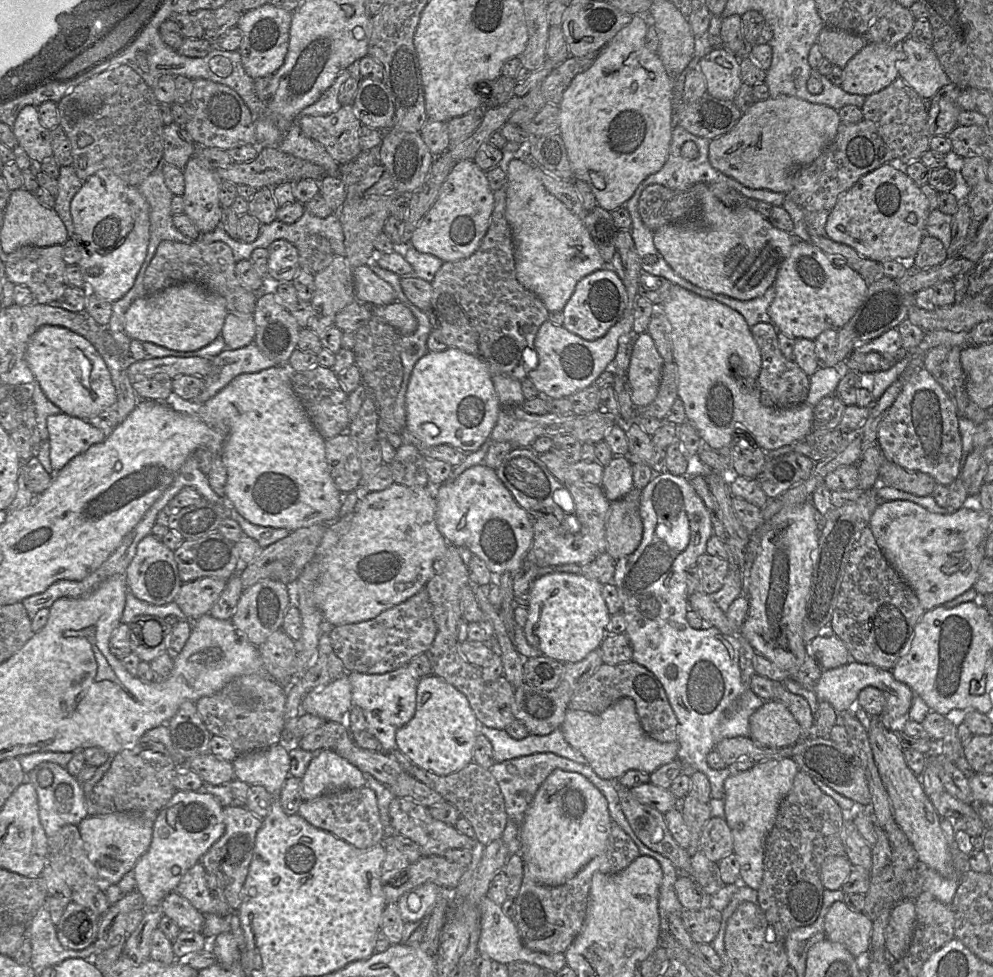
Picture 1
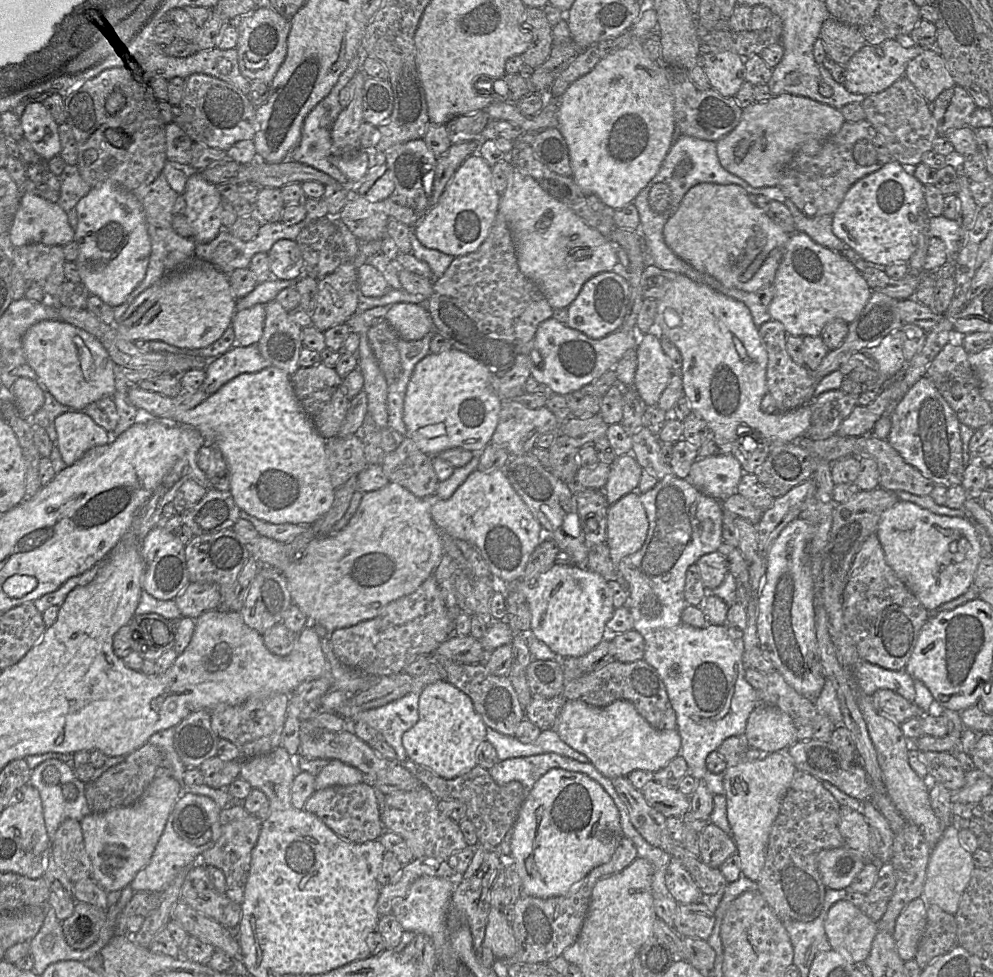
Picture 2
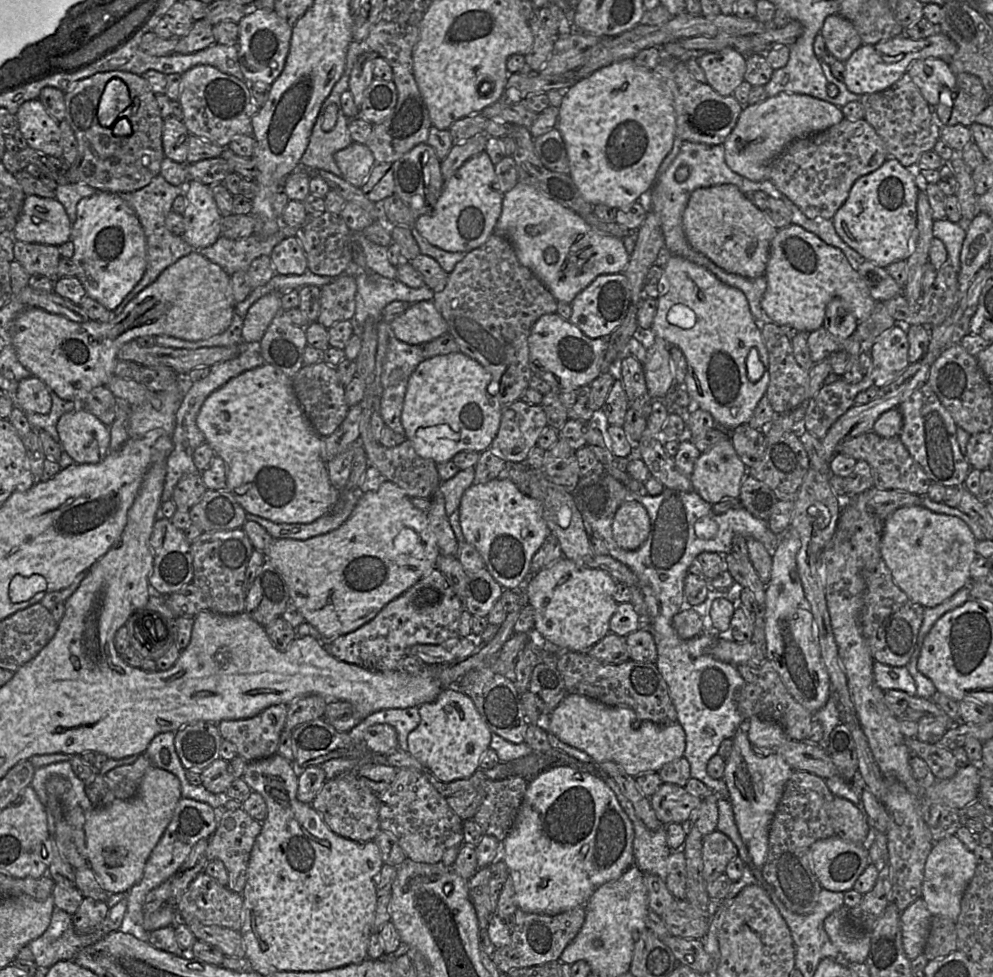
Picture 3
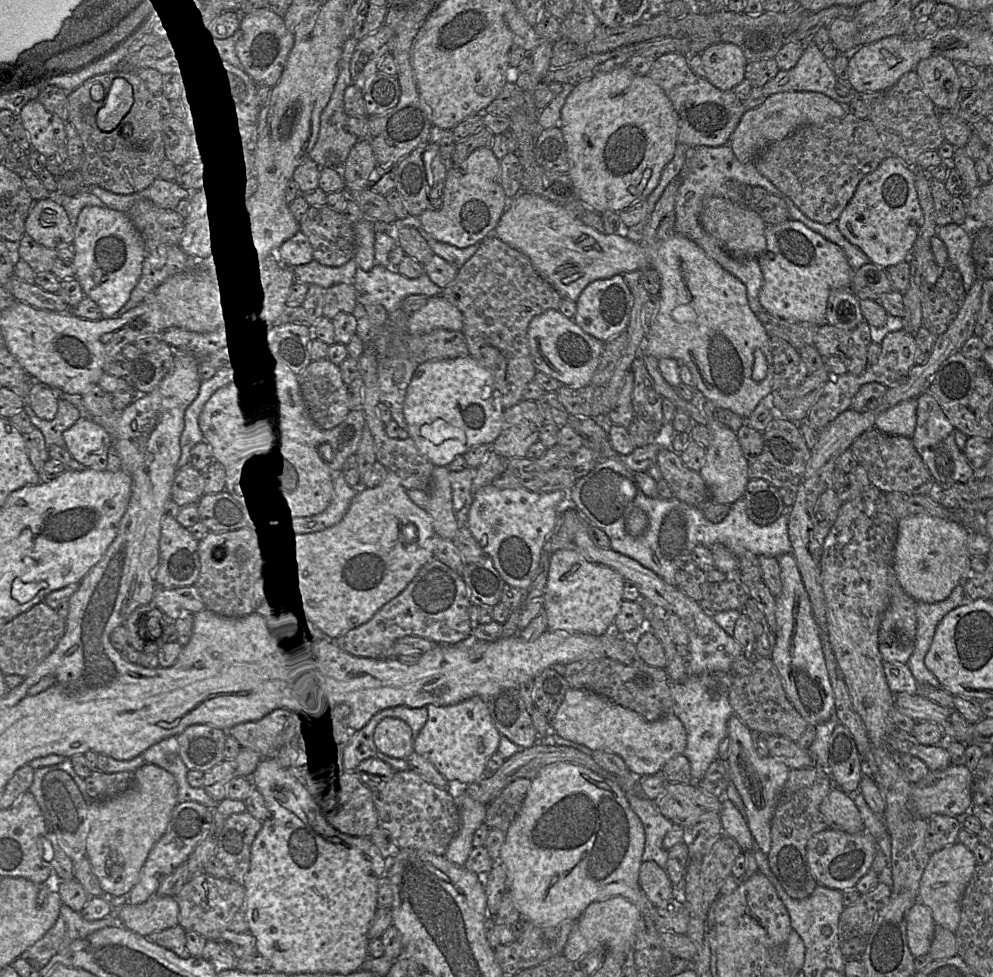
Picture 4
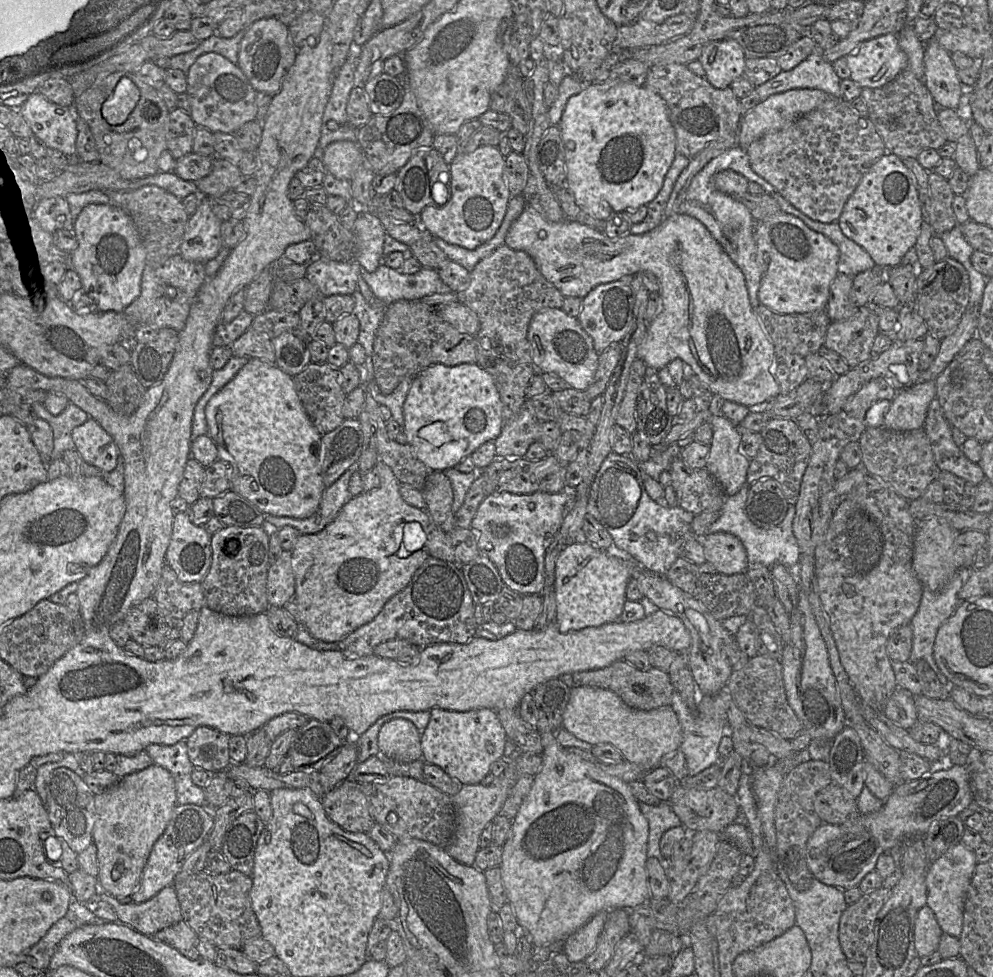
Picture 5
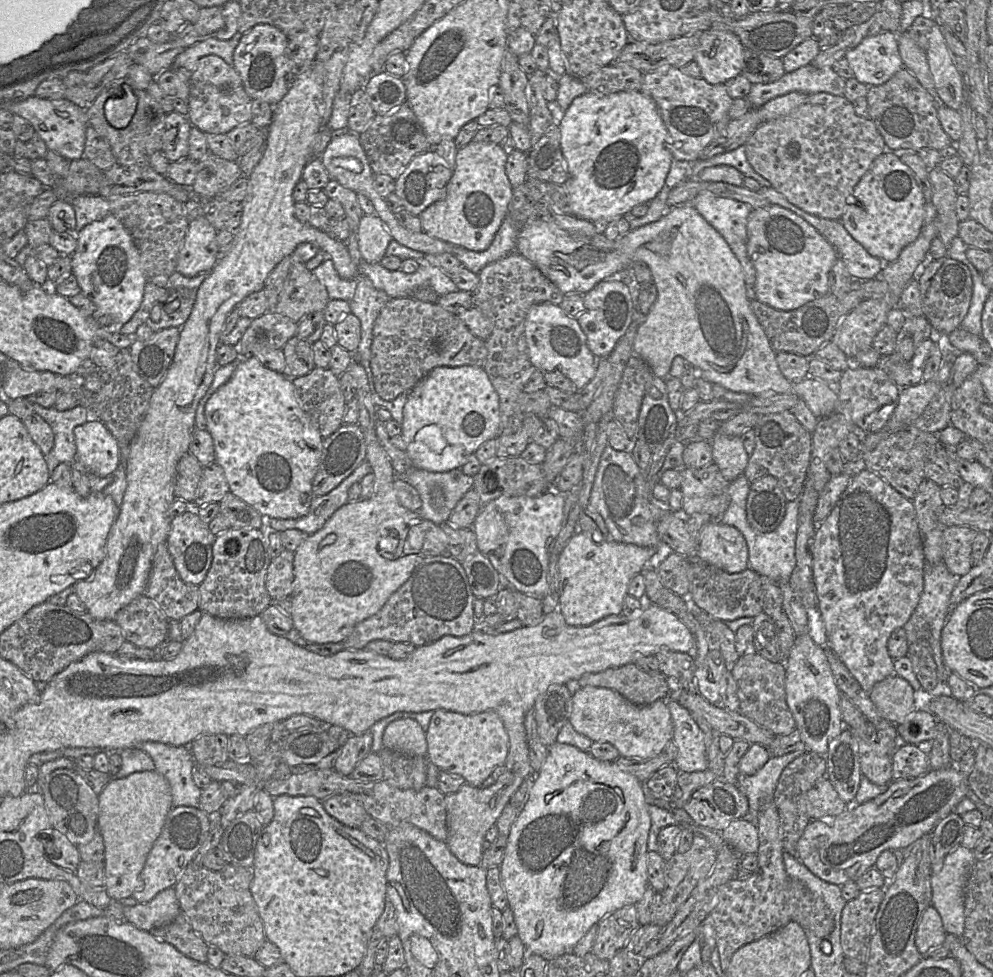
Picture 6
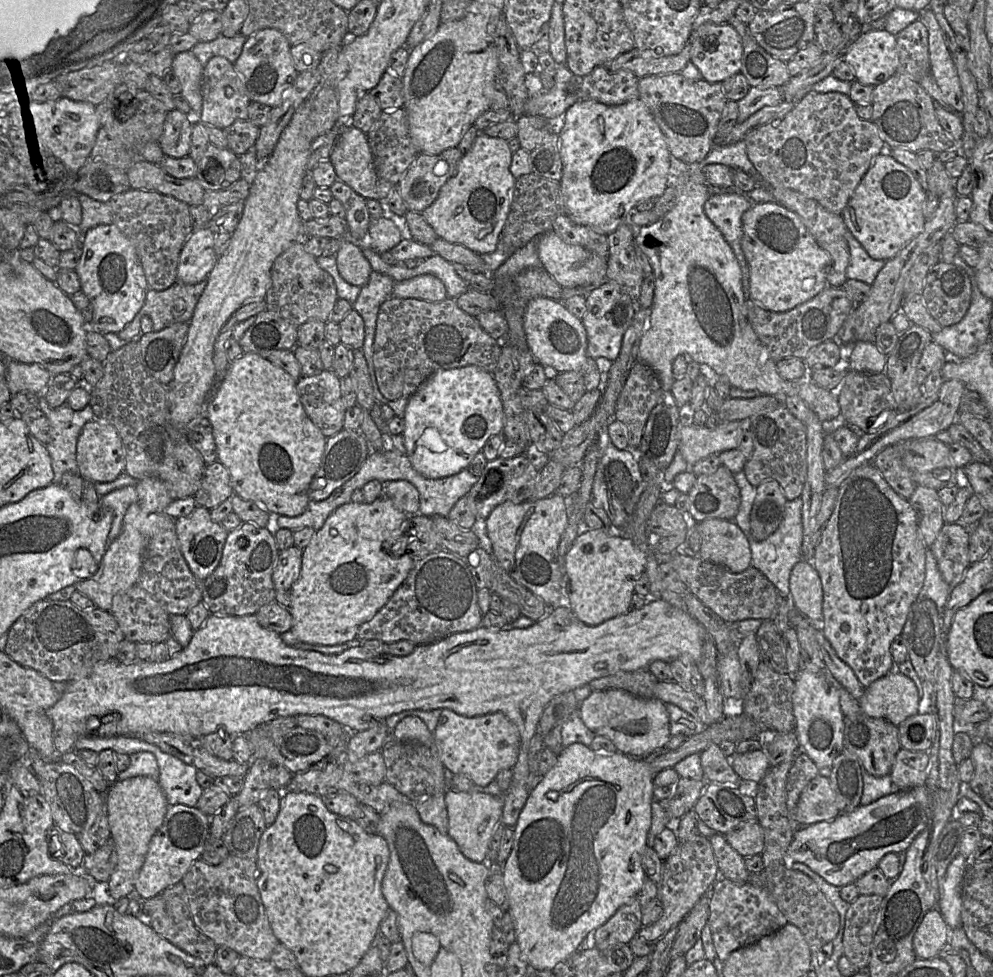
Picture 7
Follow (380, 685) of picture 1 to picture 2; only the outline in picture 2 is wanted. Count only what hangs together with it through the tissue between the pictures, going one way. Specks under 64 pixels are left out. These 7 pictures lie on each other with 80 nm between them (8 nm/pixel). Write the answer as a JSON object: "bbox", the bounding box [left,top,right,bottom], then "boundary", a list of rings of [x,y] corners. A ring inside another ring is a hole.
{"bbox":[347,692,419,763],"boundary":[[[410,692],[384,706],[359,712],[347,720],[363,721],[377,730],[395,750],[397,761],[401,763],[408,759],[402,736],[419,720],[419,697],[419,692]]]}

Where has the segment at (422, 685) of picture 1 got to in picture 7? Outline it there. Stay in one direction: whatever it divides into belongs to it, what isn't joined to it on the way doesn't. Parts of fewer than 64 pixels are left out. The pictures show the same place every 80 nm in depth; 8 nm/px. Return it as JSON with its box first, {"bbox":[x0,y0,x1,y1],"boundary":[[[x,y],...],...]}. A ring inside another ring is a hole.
{"bbox":[433,709,520,788],"boundary":[[[442,709],[433,732],[433,744],[450,776],[466,776],[477,788],[484,788],[496,779],[501,770],[515,766],[520,752],[520,734],[517,726],[501,712],[465,717]]]}

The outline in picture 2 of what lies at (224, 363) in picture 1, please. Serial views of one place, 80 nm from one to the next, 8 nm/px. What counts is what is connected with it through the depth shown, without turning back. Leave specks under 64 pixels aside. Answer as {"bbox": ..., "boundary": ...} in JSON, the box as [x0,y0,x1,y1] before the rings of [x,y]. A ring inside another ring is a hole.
{"bbox":[180,345,272,408],"boundary":[[[257,345],[233,346],[208,362],[203,383],[193,393],[182,393],[180,401],[185,408],[194,408],[236,376],[269,366],[272,364],[262,356]]]}

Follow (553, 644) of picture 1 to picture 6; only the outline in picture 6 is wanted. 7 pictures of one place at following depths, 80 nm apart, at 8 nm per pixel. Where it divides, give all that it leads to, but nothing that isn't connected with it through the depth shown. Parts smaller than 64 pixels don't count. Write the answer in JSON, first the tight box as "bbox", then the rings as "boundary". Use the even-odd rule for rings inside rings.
{"bbox":[558,533,655,626],"boundary":[[[575,533],[558,557],[559,609],[568,625],[589,626],[622,612],[630,580],[650,566],[655,547],[605,541],[595,543],[585,533]]]}

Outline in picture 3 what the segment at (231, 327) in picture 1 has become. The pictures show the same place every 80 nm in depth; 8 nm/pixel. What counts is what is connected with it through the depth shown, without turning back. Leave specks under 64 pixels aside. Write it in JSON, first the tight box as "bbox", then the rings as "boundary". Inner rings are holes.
{"bbox":[242,292,282,342],"boundary":[[[271,292],[258,299],[244,318],[242,328],[243,342],[260,342],[273,318],[282,311],[279,292]]]}

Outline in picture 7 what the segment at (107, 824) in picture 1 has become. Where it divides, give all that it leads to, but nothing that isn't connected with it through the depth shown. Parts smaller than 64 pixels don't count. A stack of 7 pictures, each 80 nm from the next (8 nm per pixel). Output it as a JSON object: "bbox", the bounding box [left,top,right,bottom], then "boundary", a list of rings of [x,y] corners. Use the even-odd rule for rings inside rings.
{"bbox":[104,776,169,900],"boundary":[[[137,776],[110,784],[104,794],[110,839],[117,853],[117,864],[108,880],[109,894],[114,900],[128,897],[145,861],[149,844],[162,825],[169,807],[159,782],[148,776]]]}

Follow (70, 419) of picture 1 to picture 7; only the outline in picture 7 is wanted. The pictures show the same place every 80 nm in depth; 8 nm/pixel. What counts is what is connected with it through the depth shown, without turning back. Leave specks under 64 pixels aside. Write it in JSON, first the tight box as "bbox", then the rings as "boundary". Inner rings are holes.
{"bbox":[76,421,126,482],"boundary":[[[107,421],[87,422],[76,446],[78,474],[86,482],[111,482],[125,471],[126,453],[122,440]]]}

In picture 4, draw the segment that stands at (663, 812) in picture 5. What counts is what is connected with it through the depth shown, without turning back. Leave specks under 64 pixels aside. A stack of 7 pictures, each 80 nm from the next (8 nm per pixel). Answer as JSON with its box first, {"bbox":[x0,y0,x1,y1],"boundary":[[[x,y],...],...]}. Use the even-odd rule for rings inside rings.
{"bbox":[624,791,673,871],"boundary":[[[633,791],[624,793],[644,827],[645,847],[642,862],[654,861],[666,871],[668,851],[663,847],[663,840],[672,829],[673,822],[662,815],[656,801],[638,797]]]}

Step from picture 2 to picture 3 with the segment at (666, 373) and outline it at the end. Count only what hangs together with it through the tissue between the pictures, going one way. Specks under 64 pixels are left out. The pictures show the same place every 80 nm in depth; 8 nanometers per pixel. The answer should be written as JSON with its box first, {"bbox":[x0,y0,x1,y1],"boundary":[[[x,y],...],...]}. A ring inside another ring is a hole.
{"bbox":[643,337,676,399],"boundary":[[[656,337],[654,344],[647,349],[643,368],[647,389],[653,399],[664,398],[676,383],[675,365],[669,347],[664,339]]]}

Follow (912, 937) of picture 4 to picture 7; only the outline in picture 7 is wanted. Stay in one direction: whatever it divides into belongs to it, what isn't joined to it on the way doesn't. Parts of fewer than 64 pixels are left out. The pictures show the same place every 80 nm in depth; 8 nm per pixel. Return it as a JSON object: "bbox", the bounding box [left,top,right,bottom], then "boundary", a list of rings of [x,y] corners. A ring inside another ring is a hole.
{"bbox":[913,908,950,958],"boundary":[[[937,908],[929,910],[920,923],[914,938],[913,948],[917,958],[938,957],[949,940],[950,929]]]}

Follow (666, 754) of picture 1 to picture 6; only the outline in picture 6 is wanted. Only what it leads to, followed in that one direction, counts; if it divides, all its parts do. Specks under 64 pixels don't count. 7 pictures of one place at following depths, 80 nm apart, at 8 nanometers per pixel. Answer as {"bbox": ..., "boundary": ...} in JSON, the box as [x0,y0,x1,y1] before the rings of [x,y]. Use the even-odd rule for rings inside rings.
{"bbox":[568,686,673,758],"boundary":[[[584,686],[575,692],[568,721],[578,733],[593,742],[612,744],[626,758],[653,758],[662,753],[673,739],[673,722],[667,700],[639,706],[617,691],[604,687]]]}

